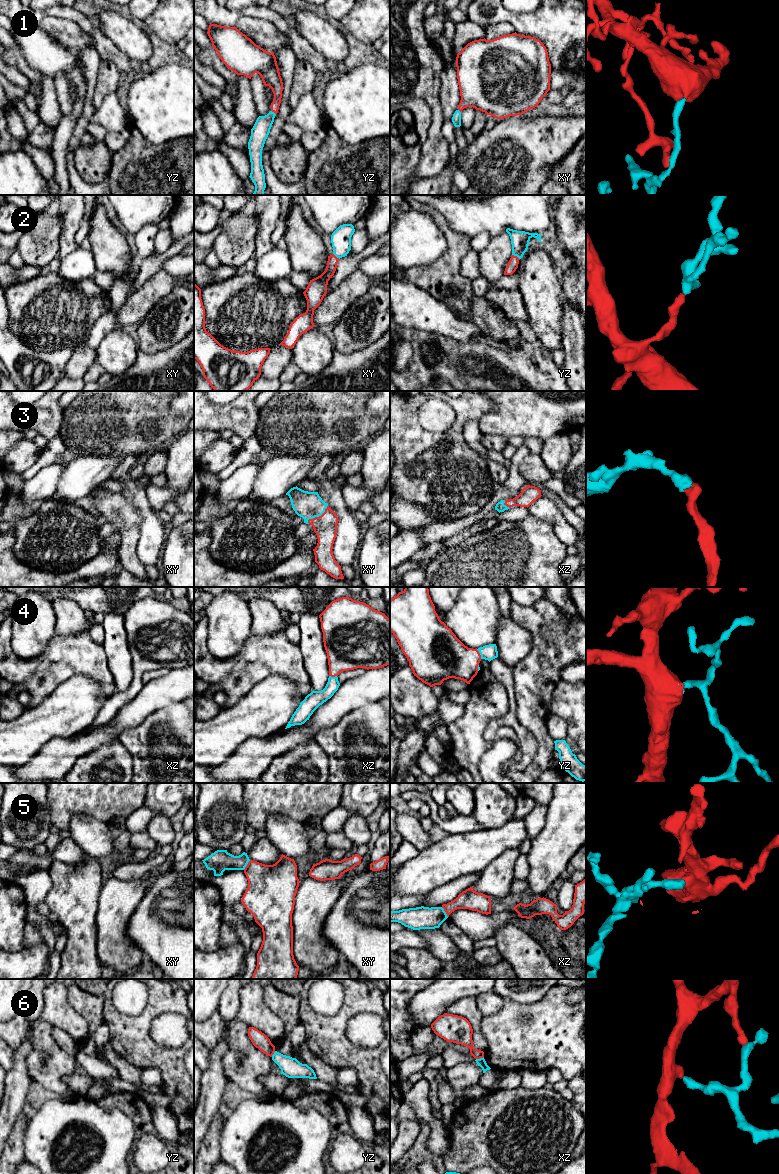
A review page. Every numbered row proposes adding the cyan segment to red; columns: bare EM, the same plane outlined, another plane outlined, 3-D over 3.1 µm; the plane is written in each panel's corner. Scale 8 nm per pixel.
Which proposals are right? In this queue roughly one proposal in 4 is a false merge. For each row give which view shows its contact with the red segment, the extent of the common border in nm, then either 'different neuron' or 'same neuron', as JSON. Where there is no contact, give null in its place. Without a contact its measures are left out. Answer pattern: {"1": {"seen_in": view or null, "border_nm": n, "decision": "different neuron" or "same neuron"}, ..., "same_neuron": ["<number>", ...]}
{"1": {"seen_in": "yz", "border_nm": 50, "decision": "same neuron"}, "2": {"seen_in": "yz", "border_nm": 80, "decision": "same neuron"}, "3": {"seen_in": "xy", "border_nm": 220, "decision": "same neuron"}, "4": {"seen_in": "yz", "border_nm": 90, "decision": "same neuron"}, "5": {"seen_in": "xy", "border_nm": 100, "decision": "different neuron"}, "6": {"seen_in": "xz", "border_nm": 70, "decision": "different neuron"}, "same_neuron": ["1", "2", "3", "4"]}

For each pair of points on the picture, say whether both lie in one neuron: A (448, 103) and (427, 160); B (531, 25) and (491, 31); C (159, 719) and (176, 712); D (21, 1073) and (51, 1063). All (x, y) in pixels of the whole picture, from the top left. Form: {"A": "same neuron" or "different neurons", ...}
{"A": "different neurons", "B": "different neurons", "C": "same neuron", "D": "different neurons"}

